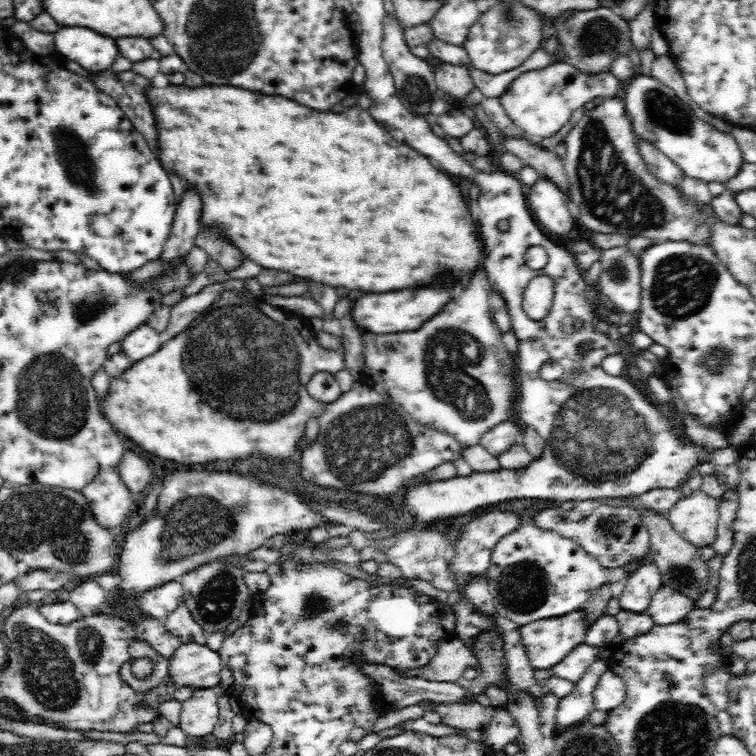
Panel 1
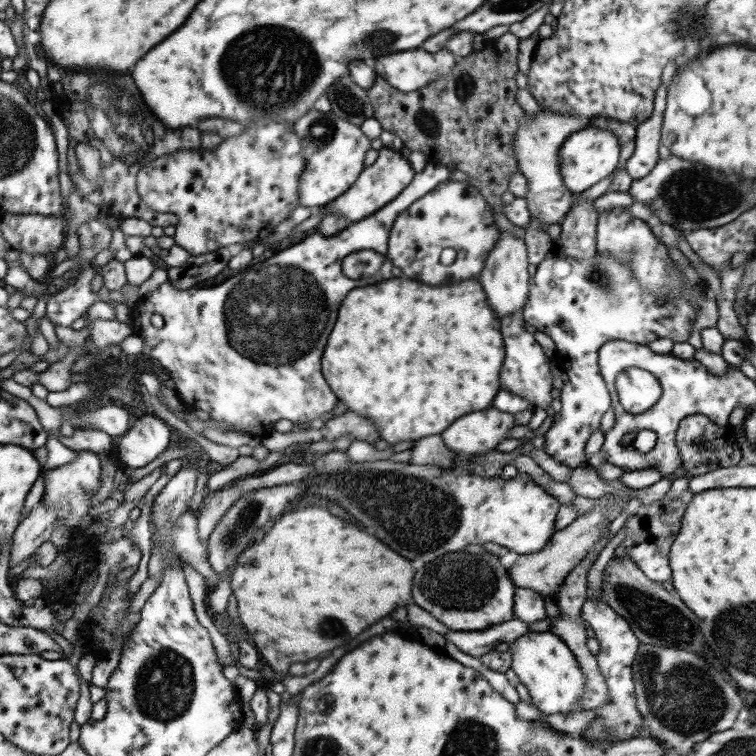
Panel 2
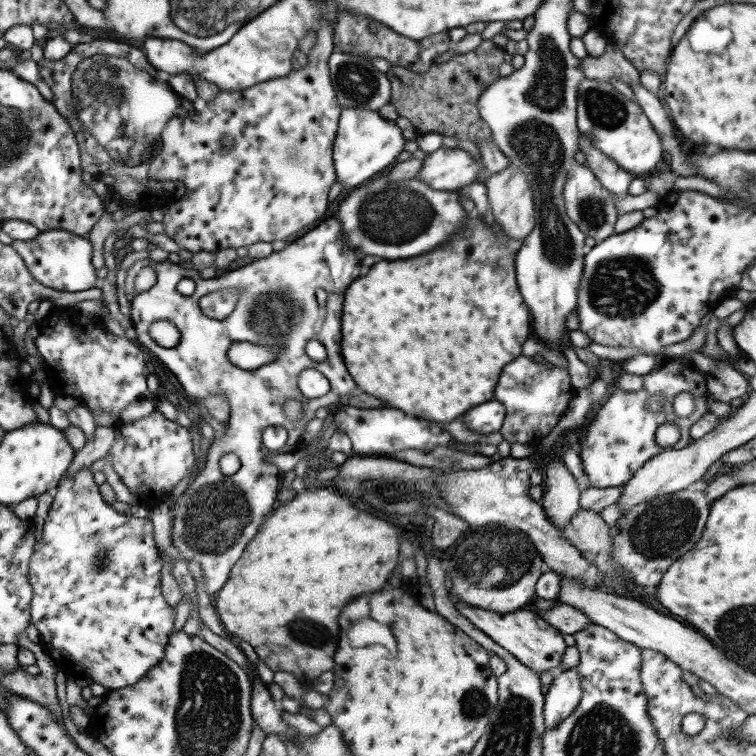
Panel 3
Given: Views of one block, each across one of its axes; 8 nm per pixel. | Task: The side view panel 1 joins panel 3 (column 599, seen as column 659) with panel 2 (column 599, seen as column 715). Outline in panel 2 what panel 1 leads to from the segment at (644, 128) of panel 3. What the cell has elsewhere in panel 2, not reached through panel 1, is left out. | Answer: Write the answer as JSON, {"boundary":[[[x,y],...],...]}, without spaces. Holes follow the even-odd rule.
{"boundary":[[[589,124],[585,130],[573,132],[561,146],[561,178],[565,182],[565,188],[577,196],[593,188],[595,184],[599,184],[615,170],[619,150],[621,150],[621,144],[611,130],[603,130]]]}

